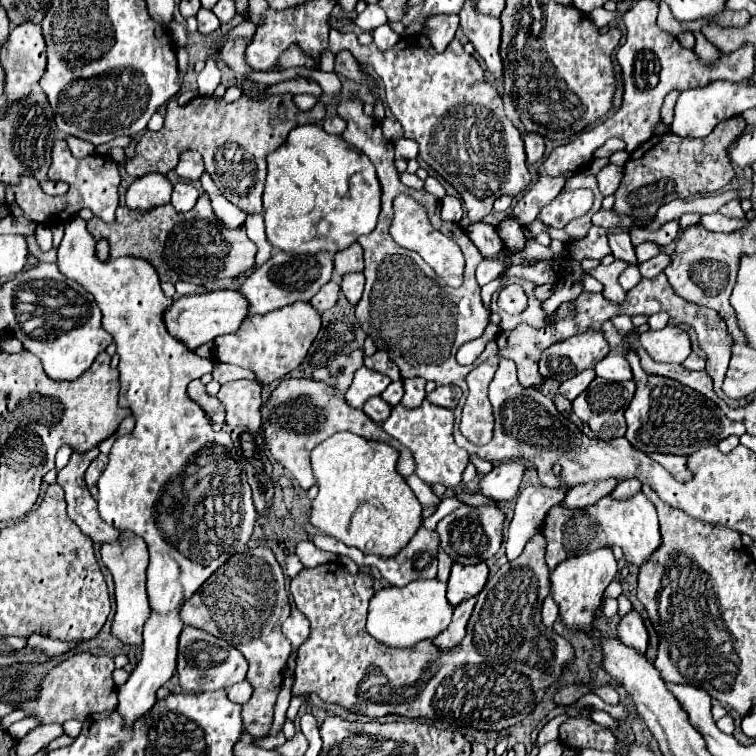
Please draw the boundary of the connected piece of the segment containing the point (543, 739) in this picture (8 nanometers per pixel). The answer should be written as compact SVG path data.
M559 715L559 717L551 719L551 721L541 729L541 733L537 735L535 745L537 745L537 747L543 747L545 743L549 743L549 741L557 739L557 737L559 737L559 725L561 725L563 721L569 721L569 719L571 719L569 715Z

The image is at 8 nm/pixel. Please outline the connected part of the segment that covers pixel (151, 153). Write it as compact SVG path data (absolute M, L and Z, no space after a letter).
M291 93L259 97L241 95L233 103L215 97L195 97L187 105L179 105L177 99L171 99L167 103L163 129L143 131L133 159L125 163L125 171L131 177L141 177L145 173L167 175L177 167L181 153L193 149L203 155L205 171L233 205L245 213L261 213L261 195L267 175L265 157L285 143L289 131L299 125L297 117L299 109Z

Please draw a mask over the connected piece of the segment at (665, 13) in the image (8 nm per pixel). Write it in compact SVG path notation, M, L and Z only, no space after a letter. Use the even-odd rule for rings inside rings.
M663 1L659 3L659 19L657 19L657 23L659 23L659 27L661 27L663 31L671 33L673 37L677 37L677 35L683 33L683 31L691 31L691 33L699 31L699 21L689 21L689 23L677 21L677 19L671 15L669 7L667 7Z

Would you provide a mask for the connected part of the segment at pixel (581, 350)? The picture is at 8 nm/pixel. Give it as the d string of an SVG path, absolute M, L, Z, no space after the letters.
M587 329L561 343L551 345L539 359L539 371L543 377L555 377L563 373L563 381L575 377L583 369L593 369L609 353L609 343L603 331Z

